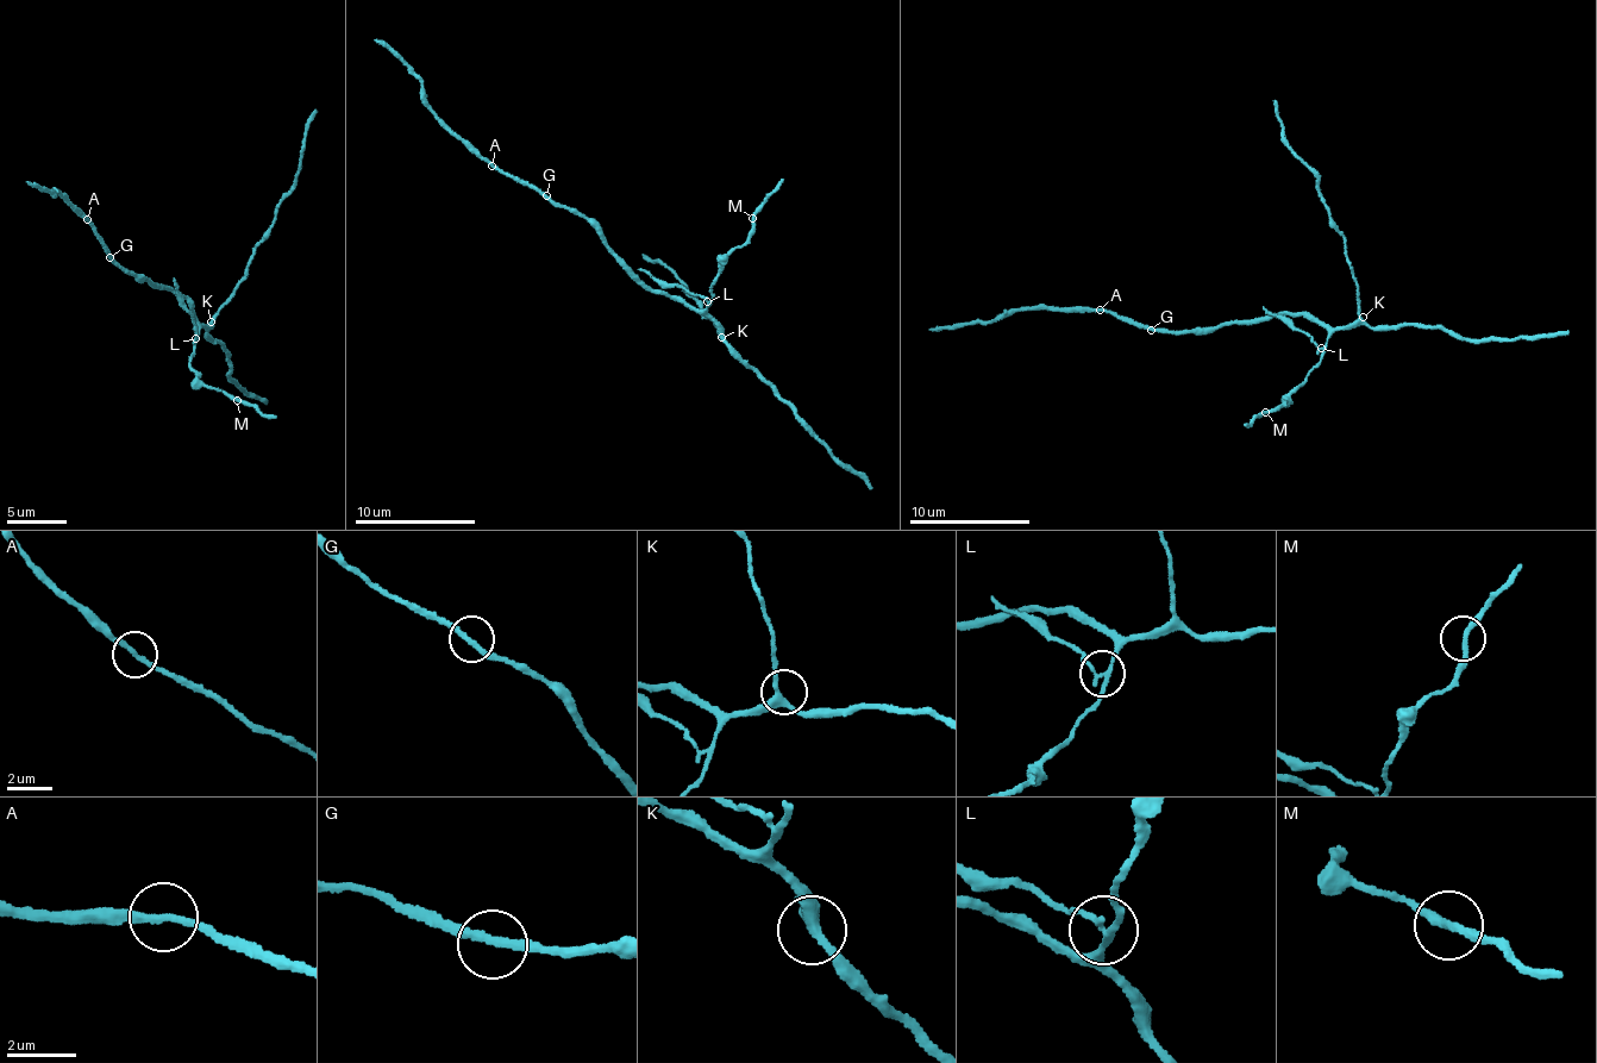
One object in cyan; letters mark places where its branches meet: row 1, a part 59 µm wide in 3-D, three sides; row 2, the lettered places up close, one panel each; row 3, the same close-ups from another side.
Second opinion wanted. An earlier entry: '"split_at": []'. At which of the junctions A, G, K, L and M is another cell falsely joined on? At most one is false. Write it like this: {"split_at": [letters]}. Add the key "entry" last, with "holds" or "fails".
{"split_at": ["L"], "entry": "fails"}

